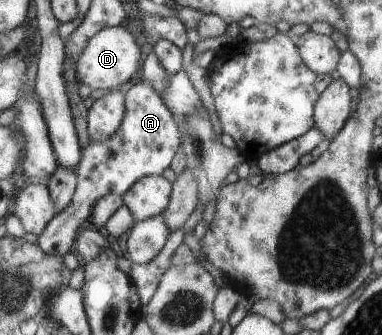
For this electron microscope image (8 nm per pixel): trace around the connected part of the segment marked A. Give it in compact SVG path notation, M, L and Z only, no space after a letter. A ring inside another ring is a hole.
M144 79L130 84L126 94L126 115L123 123L106 142L90 142L82 148L80 161L75 167L77 186L72 201L51 219L37 244L53 256L74 251L74 243L84 227L96 202L109 193L123 195L140 178L160 175L171 165L183 140L174 113L154 87Z

